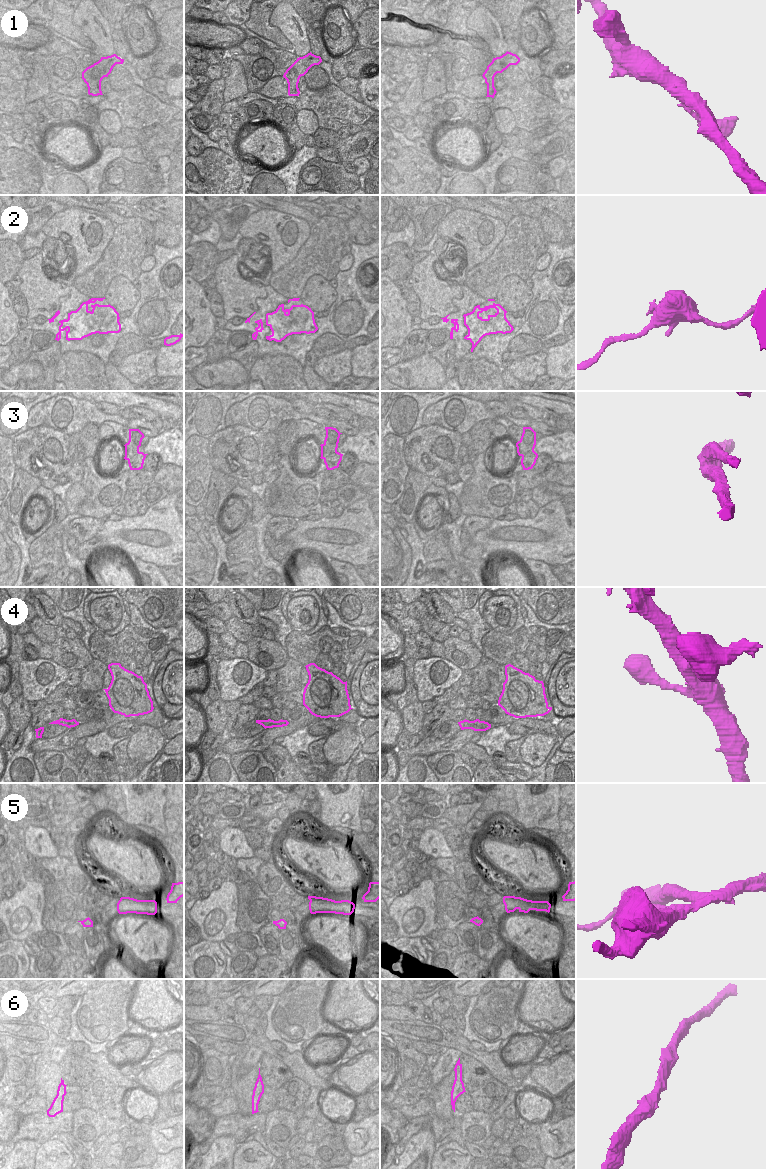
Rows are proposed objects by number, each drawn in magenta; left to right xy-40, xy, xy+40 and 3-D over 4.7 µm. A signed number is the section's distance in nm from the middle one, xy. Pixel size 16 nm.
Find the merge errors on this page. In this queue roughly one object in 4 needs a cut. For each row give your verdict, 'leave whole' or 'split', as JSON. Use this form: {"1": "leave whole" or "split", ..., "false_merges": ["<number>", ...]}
{"1": "leave whole", "2": "leave whole", "3": "split", "4": "leave whole", "5": "split", "6": "leave whole", "false_merges": ["3", "5"]}

